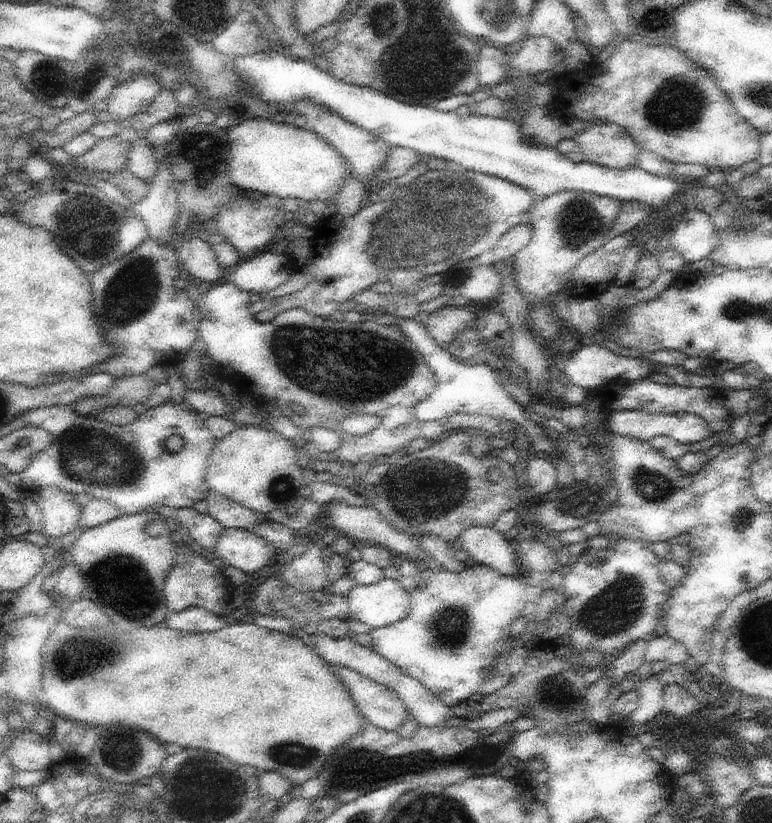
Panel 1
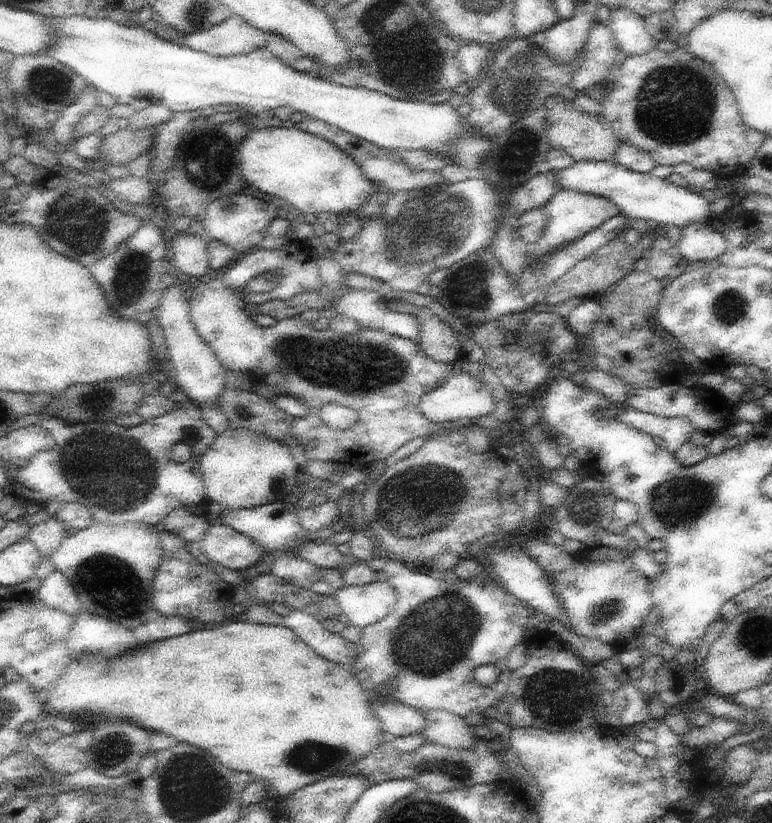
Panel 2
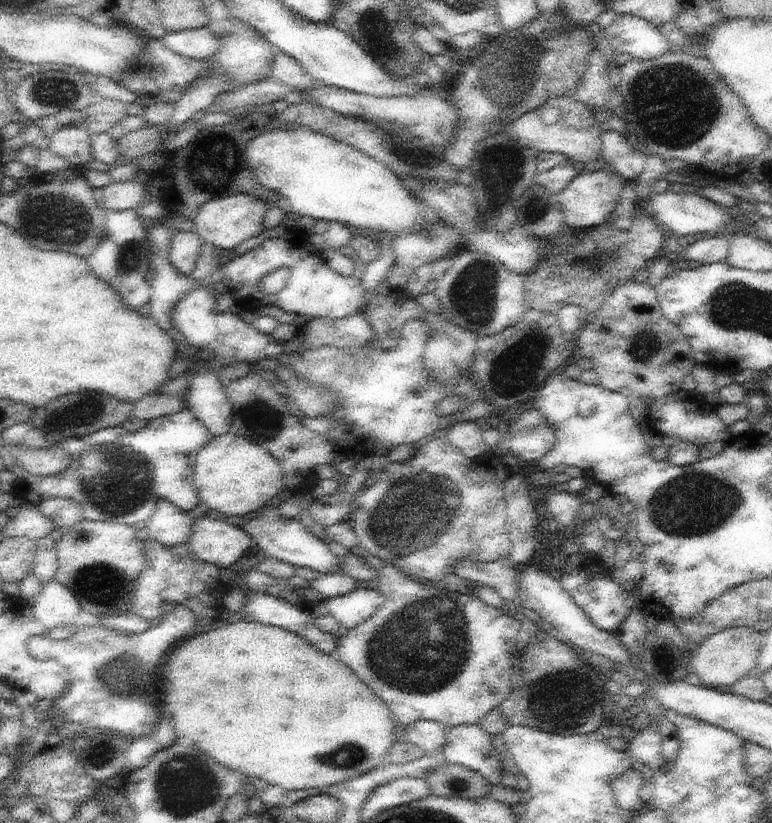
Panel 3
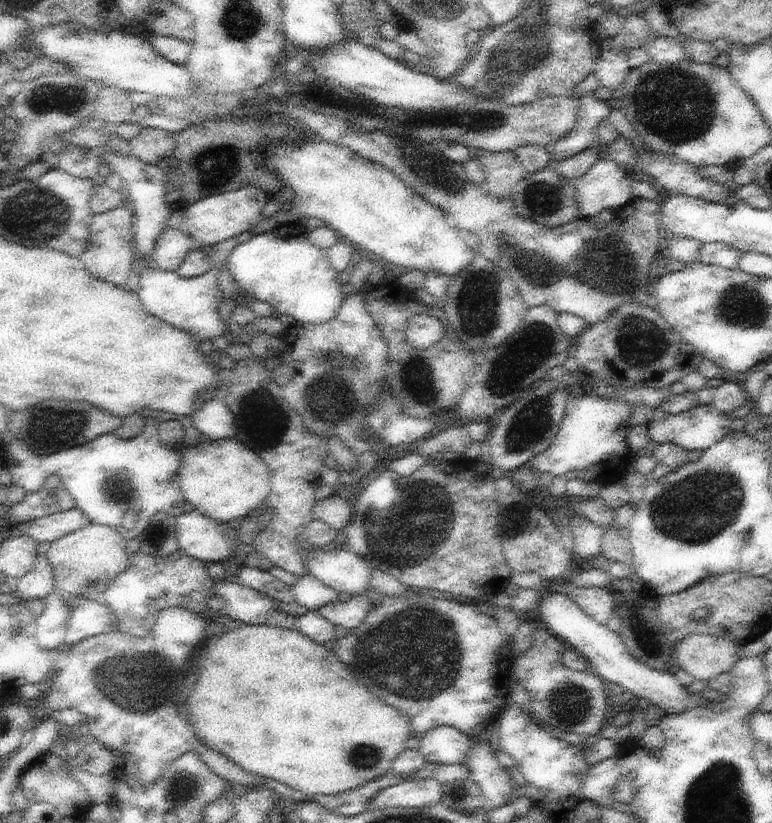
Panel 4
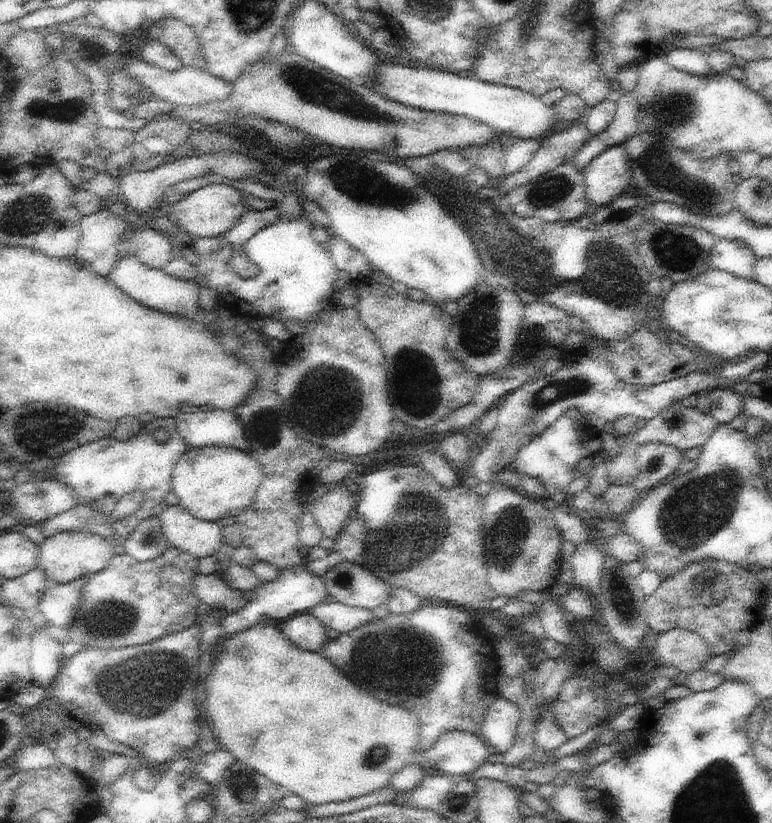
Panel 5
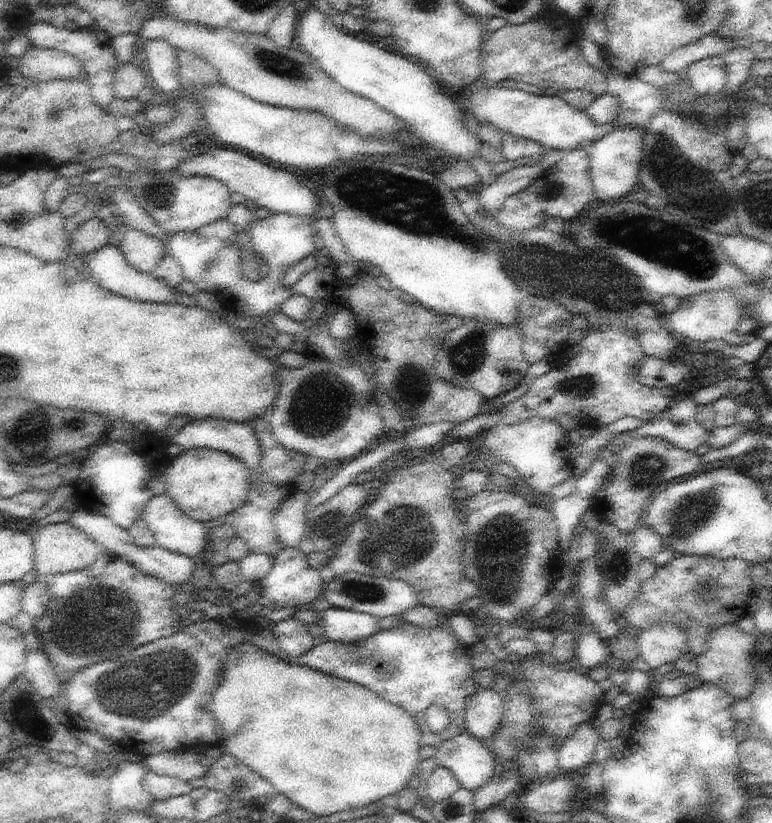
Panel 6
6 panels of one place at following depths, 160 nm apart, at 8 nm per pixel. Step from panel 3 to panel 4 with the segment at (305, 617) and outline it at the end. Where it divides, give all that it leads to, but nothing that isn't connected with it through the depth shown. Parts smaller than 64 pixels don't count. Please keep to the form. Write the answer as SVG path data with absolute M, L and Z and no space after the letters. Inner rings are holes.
M226 581L216 582L215 594L226 600L226 605L223 610L225 610L226 617L228 618L241 620L246 625L270 625L273 627L298 630L298 616L280 610L276 599L270 598L270 596L262 594L245 584L228 583Z

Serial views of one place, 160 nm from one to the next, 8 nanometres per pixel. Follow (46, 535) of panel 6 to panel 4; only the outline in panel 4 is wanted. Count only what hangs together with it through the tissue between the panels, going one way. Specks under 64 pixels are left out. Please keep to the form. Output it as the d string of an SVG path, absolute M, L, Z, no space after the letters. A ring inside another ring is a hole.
M90 523L87 527L67 534L49 544L46 554L53 568L56 588L60 593L65 593L67 596L84 597L91 601L98 600L100 603L104 602L100 598L102 591L130 566L129 560L131 555L128 554L128 550L126 549L126 541L124 535L117 528L100 523Z

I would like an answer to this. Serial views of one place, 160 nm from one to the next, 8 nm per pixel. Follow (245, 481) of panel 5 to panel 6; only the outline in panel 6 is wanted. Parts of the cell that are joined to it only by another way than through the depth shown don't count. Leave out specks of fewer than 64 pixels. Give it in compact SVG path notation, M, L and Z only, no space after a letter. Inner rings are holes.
M198 447L190 450L184 449L179 456L173 458L168 466L166 481L167 493L186 516L200 522L208 522L208 520L227 515L244 506L251 491L251 470L243 460L229 455L227 452Z

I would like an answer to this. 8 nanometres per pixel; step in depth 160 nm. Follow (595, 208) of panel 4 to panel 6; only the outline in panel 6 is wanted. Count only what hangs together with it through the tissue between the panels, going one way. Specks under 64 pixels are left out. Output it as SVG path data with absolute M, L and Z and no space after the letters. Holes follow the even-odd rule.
M628 127L611 128L599 136L589 150L589 175L591 176L597 201L622 198L639 182L643 151L643 132Z

